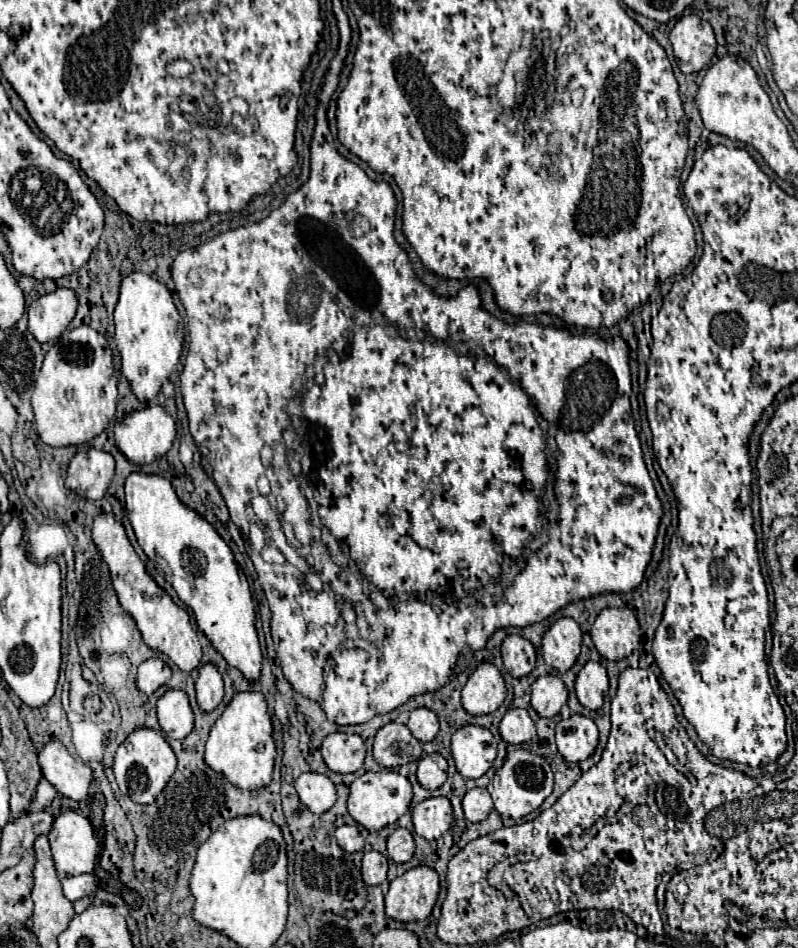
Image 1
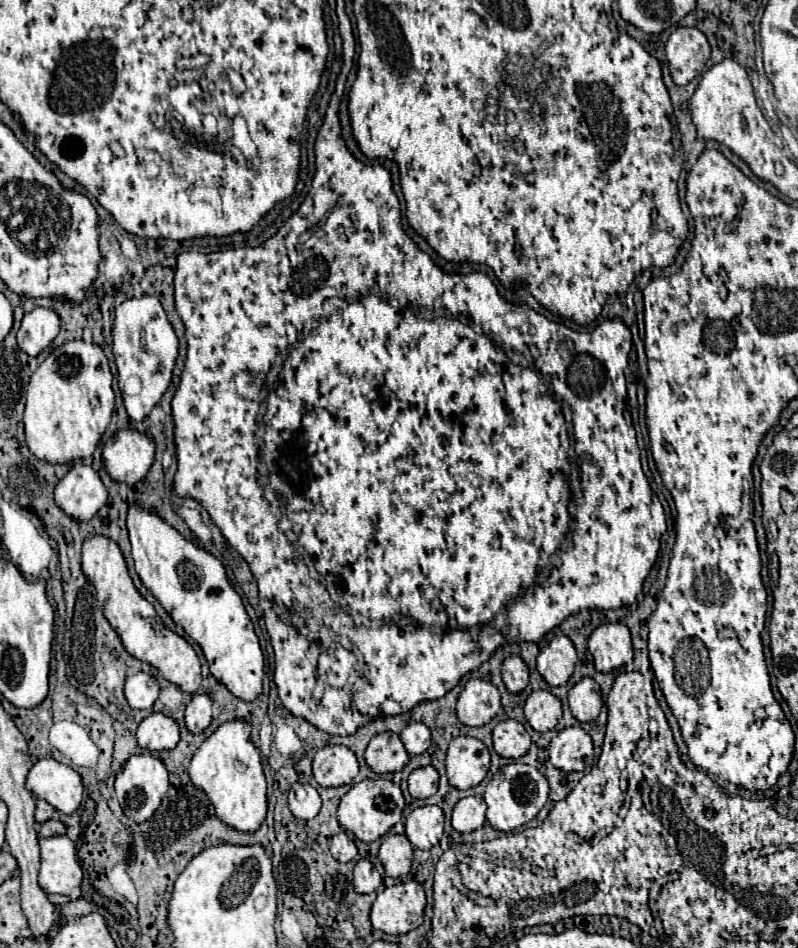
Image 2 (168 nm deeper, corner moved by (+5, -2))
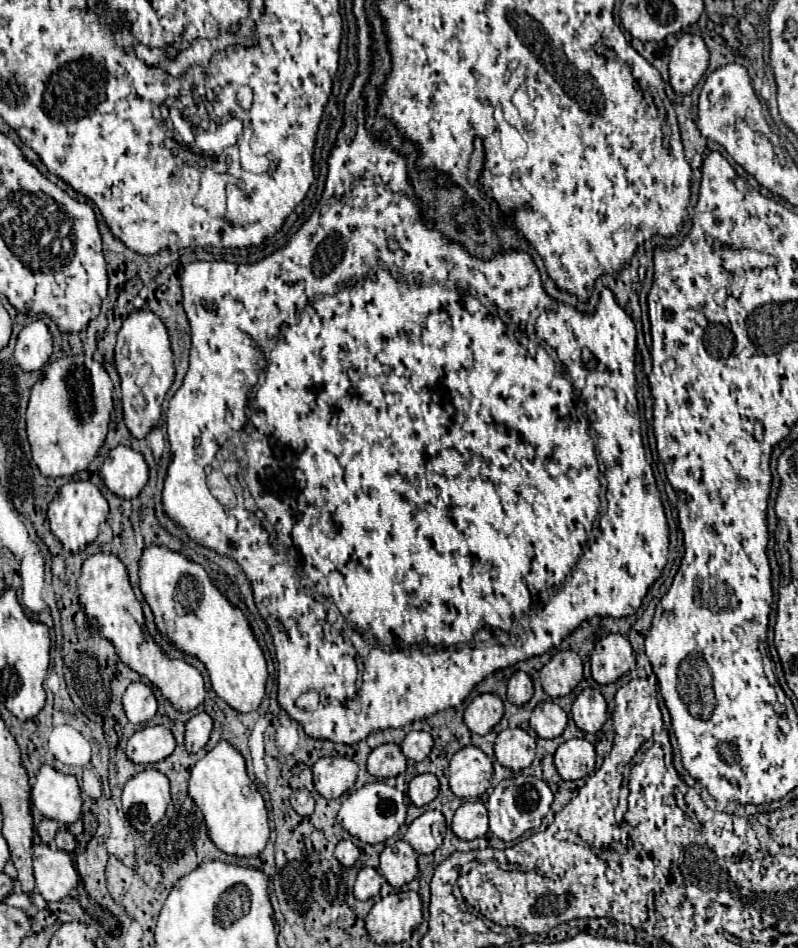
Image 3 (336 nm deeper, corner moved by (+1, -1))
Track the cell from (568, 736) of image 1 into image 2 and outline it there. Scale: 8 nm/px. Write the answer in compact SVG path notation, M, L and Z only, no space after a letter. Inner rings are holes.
M580 726L562 728L550 742L550 762L564 772L582 772L592 764L594 748L590 734Z

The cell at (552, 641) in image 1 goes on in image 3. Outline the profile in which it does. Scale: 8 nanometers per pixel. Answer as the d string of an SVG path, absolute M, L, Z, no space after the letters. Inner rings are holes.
M558 651L540 671L540 683L546 695L564 697L582 679L582 661L574 651Z

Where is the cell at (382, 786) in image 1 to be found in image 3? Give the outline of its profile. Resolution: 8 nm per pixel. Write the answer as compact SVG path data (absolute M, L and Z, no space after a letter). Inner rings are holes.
M382 781L368 783L362 789L350 793L350 797L342 803L338 811L338 823L356 839L362 843L384 843L390 839L406 821L406 803L404 803L404 793L400 793L396 787L390 787Z

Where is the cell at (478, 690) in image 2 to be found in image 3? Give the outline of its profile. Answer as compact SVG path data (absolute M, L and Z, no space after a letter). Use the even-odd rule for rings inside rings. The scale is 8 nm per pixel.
M484 693L478 695L464 711L464 723L466 727L476 735L486 735L498 725L498 721L504 715L504 705L498 695Z

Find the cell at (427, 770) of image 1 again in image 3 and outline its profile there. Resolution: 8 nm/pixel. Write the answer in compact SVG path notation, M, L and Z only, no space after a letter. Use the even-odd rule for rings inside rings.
M424 773L424 775L416 775L410 783L408 783L408 797L412 801L412 805L422 807L428 805L436 795L438 795L438 779L432 773Z

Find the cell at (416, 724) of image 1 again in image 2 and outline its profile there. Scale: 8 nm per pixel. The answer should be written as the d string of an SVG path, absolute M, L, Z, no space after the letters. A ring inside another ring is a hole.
M410 722L402 732L400 740L406 746L408 754L422 754L430 746L430 728L422 722Z

